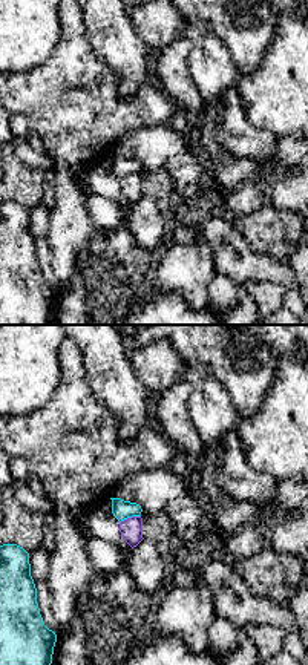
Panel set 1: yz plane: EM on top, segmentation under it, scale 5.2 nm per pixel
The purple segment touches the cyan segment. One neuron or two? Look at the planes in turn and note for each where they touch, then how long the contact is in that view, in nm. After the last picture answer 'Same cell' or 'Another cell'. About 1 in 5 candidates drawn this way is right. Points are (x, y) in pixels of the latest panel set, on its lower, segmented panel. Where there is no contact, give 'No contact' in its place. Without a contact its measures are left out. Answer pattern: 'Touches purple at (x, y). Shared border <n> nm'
Touches purple at (129, 518). Shared border 120 nm

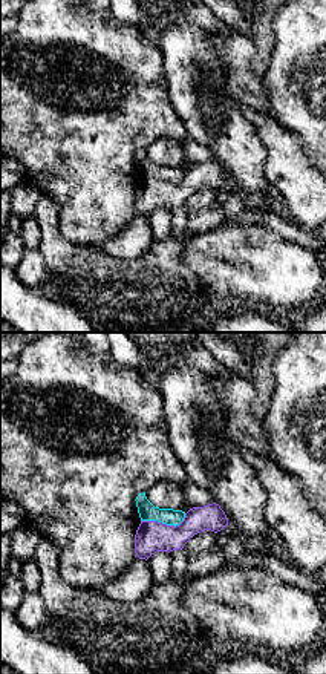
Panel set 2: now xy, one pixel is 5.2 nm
Touches purple at (164, 524). Shared border 240 nm

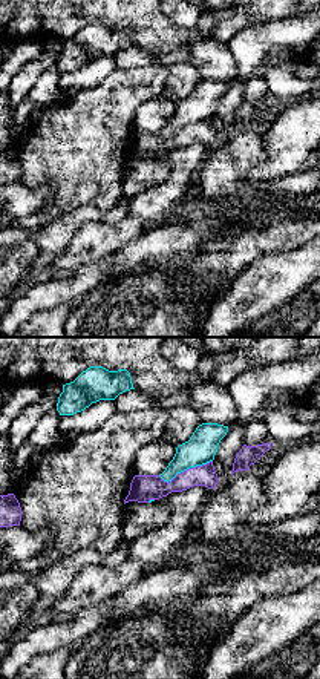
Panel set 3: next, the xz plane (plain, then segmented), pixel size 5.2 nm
Touches purple at (184, 471). Shared border 300 nm

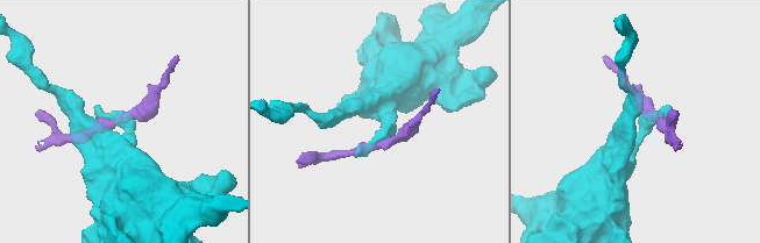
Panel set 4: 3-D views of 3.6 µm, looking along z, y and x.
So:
Another cell

